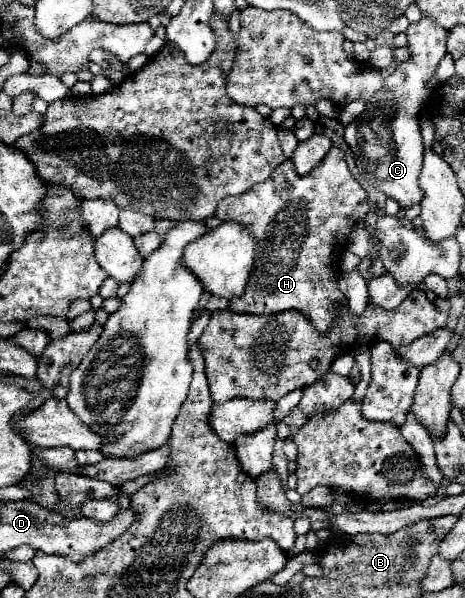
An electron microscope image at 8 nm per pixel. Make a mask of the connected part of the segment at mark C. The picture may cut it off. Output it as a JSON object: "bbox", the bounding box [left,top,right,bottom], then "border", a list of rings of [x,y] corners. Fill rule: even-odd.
{"bbox":[343,18,447,208],"border":[[[423,18],[411,24],[407,30],[407,40],[413,60],[401,64],[391,76],[387,76],[381,92],[377,92],[367,102],[361,116],[345,128],[343,138],[353,152],[359,180],[381,190],[387,198],[399,202],[401,208],[415,206],[423,200],[423,190],[419,186],[419,172],[423,164],[419,108],[431,94],[427,80],[435,74],[439,60],[447,52],[445,38],[447,30],[433,18]]]}

